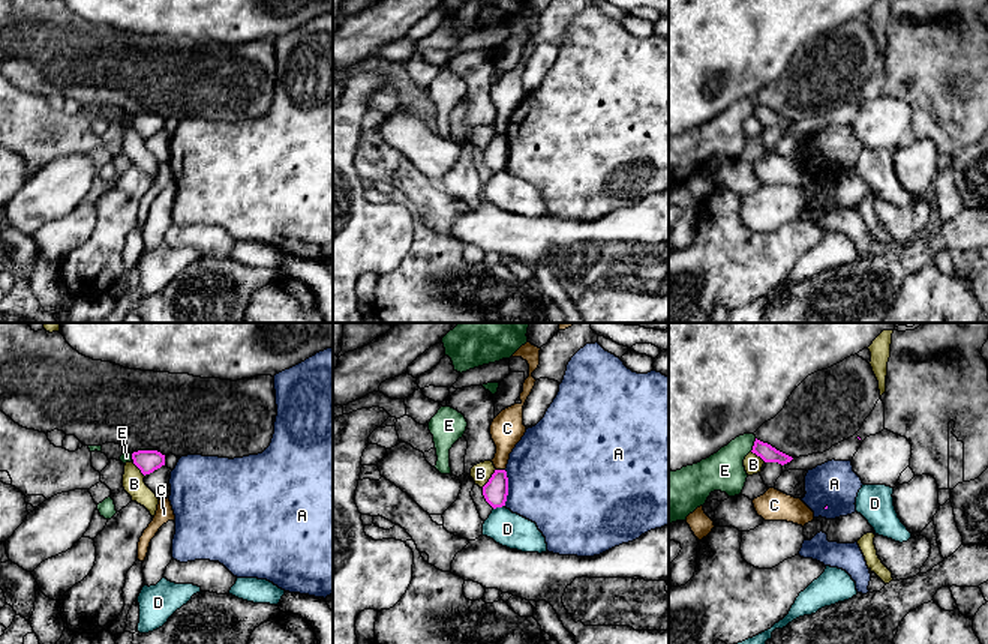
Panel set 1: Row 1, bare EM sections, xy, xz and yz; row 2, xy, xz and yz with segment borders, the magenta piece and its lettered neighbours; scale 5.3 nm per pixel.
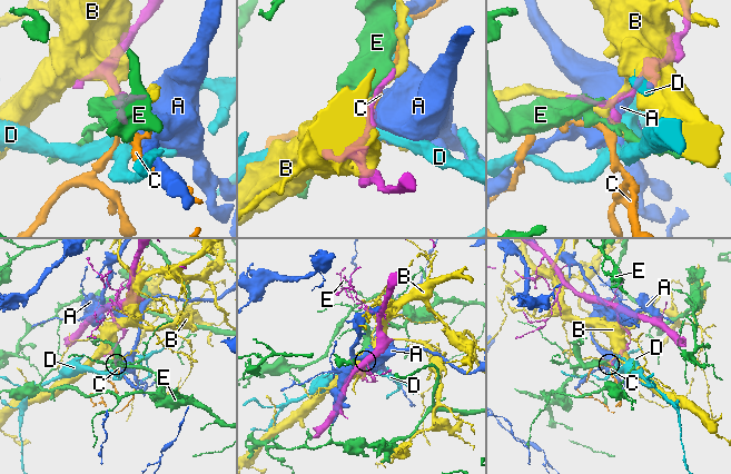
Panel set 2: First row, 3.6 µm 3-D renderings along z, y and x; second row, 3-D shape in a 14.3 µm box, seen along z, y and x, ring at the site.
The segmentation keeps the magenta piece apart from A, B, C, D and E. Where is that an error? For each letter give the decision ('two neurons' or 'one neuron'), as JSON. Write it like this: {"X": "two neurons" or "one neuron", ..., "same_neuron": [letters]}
{"A": "two neurons", "B": "two neurons", "C": "two neurons", "D": "two neurons", "E": "two neurons", "same_neuron": []}

